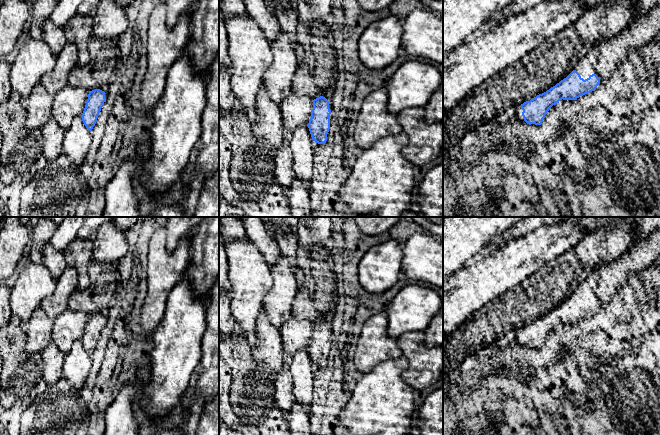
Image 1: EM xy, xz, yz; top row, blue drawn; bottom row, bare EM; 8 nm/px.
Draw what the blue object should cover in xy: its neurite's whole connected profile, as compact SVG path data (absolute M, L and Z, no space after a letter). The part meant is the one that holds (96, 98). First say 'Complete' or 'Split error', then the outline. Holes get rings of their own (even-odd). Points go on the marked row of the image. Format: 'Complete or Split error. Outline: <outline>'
Complete. Outline: M100 89L89 91L88 99L81 115L86 128L91 131L97 122L101 108L106 101L105 92Z

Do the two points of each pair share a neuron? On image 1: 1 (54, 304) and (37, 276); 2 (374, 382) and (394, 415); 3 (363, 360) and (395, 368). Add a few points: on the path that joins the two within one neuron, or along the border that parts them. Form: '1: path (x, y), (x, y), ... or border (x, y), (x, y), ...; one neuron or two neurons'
1: border (56, 280), (54, 290), (43, 299), (39, 306); two neurons
2: path (381, 390), (381, 400), (386, 407); one neuron
3: border (400, 356), (394, 359), (383, 360), (363, 374); two neurons

